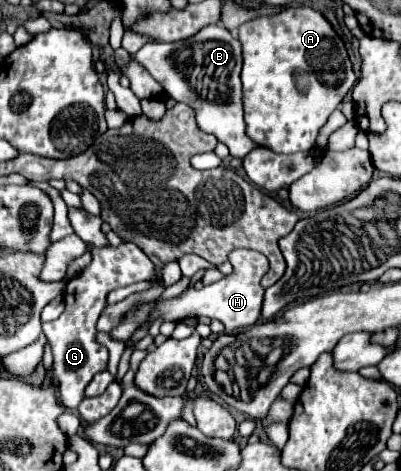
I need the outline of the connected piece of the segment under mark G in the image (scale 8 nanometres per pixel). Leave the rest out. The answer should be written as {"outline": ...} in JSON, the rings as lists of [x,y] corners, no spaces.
{"outline":[[[124,242],[114,247],[95,247],[91,251],[93,261],[83,269],[81,275],[73,277],[65,287],[65,311],[59,319],[51,323],[43,323],[43,333],[49,339],[51,351],[53,351],[53,371],[51,377],[59,381],[59,403],[65,409],[77,409],[77,405],[85,397],[85,387],[93,379],[95,373],[107,369],[107,347],[95,343],[95,323],[105,309],[107,293],[117,287],[125,287],[137,281],[145,281],[153,277],[153,263],[151,259],[137,249],[137,245],[131,242]]]}

